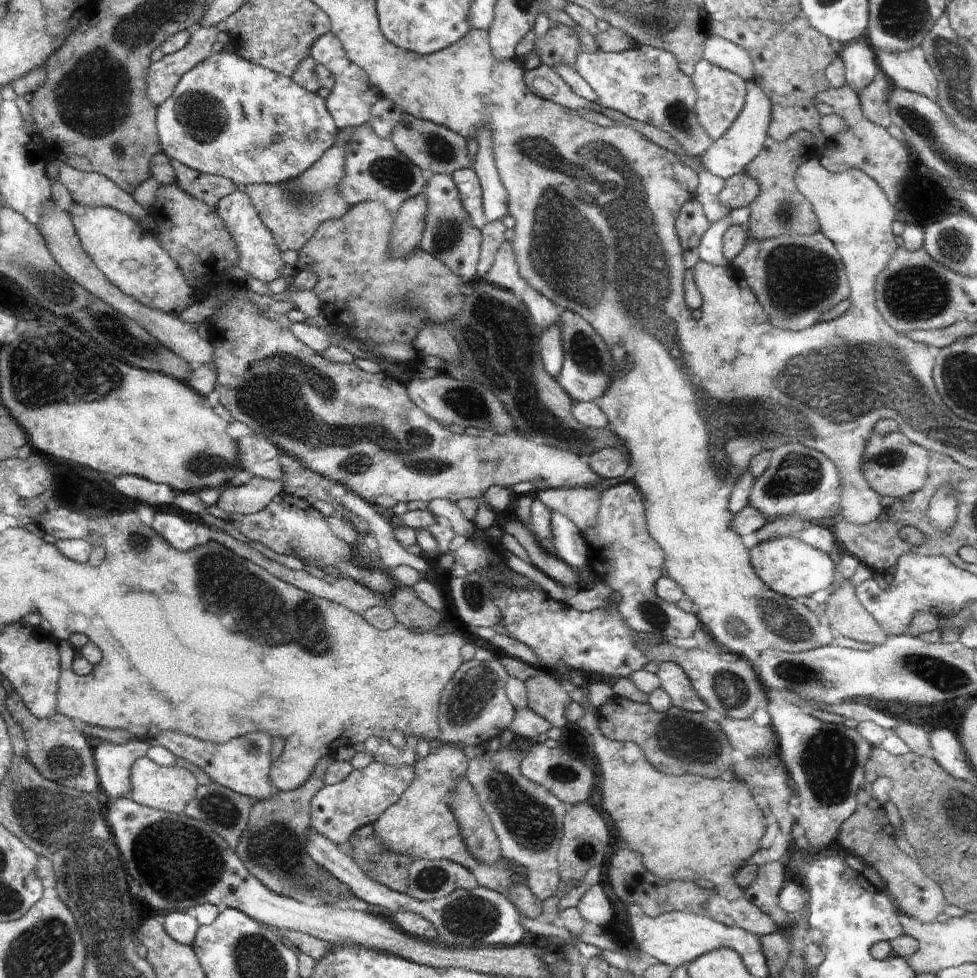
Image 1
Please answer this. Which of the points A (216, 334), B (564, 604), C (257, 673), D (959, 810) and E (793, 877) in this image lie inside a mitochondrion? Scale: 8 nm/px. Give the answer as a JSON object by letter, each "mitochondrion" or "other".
{"A":"other","B":"other","C":"other","D":"mitochondrion","E":"other"}

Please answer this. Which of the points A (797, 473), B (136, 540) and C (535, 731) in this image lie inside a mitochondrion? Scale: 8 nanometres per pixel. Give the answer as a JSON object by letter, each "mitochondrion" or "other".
{"A":"mitochondrion","B":"mitochondrion","C":"other"}

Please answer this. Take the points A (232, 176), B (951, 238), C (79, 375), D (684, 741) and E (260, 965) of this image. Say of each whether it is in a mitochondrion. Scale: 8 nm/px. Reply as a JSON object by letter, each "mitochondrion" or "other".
{"A":"other","B":"mitochondrion","C":"mitochondrion","D":"mitochondrion","E":"mitochondrion"}

